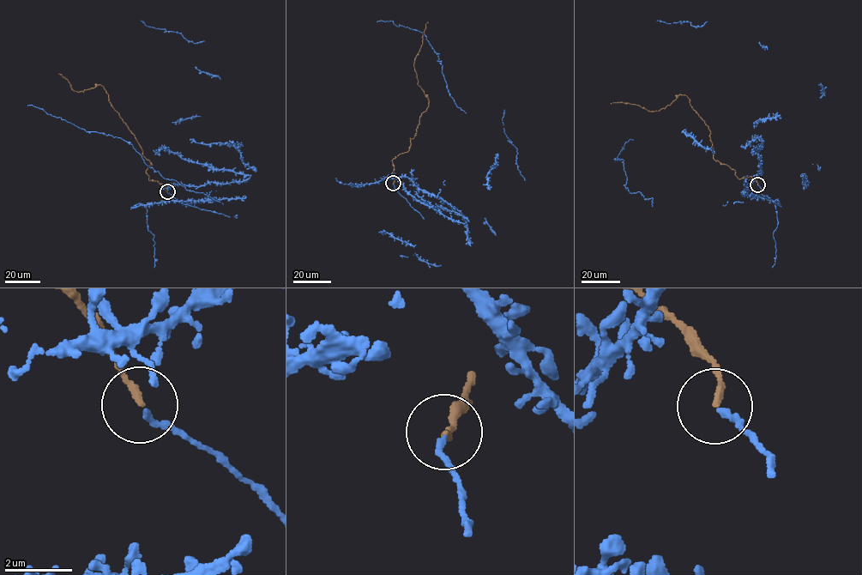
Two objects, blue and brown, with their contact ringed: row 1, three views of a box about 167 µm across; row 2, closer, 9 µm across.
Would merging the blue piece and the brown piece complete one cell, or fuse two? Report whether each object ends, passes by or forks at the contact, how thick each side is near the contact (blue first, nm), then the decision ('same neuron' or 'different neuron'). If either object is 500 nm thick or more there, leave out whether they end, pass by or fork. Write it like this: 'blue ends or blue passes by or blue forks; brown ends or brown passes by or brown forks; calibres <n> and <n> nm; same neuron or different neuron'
blue ends; brown ends; calibres 170 and 190 nm; same neuron

